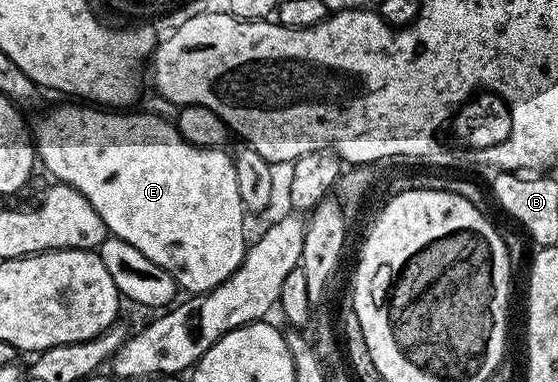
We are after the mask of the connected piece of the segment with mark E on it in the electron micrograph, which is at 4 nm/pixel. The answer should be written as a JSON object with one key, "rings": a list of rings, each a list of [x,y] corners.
{"rings":[[[73,104],[77,106],[57,106],[54,108],[50,114],[45,114],[41,119],[36,123],[35,121],[31,126],[31,133],[33,136],[33,141],[35,143],[35,149],[37,152],[37,157],[39,159],[40,165],[43,167],[46,166],[47,169],[50,170],[51,173],[54,174],[56,181],[58,183],[64,184],[66,186],[70,186],[71,188],[75,188],[81,195],[86,198],[91,204],[91,208],[95,208],[95,212],[99,212],[99,216],[103,220],[103,224],[105,225],[106,231],[114,238],[122,238],[123,240],[127,240],[127,244],[131,244],[135,248],[139,248],[139,252],[143,252],[143,256],[147,256],[147,260],[151,260],[155,264],[159,264],[159,268],[163,268],[167,271],[168,274],[175,279],[178,284],[178,287],[182,291],[188,292],[190,295],[195,294],[205,294],[209,290],[214,290],[216,286],[219,284],[223,284],[227,281],[228,278],[233,275],[233,273],[239,269],[241,266],[241,261],[245,258],[245,252],[247,249],[247,241],[245,242],[245,218],[247,219],[247,211],[245,209],[245,205],[241,203],[239,200],[239,180],[235,180],[235,164],[233,163],[232,157],[224,149],[214,148],[214,147],[201,147],[195,146],[193,143],[189,143],[187,139],[184,138],[177,129],[176,125],[172,121],[161,118],[159,115],[155,114],[147,114],[144,112],[137,112],[137,114],[117,114],[121,112],[114,112],[109,108],[94,108],[89,104]]]}

